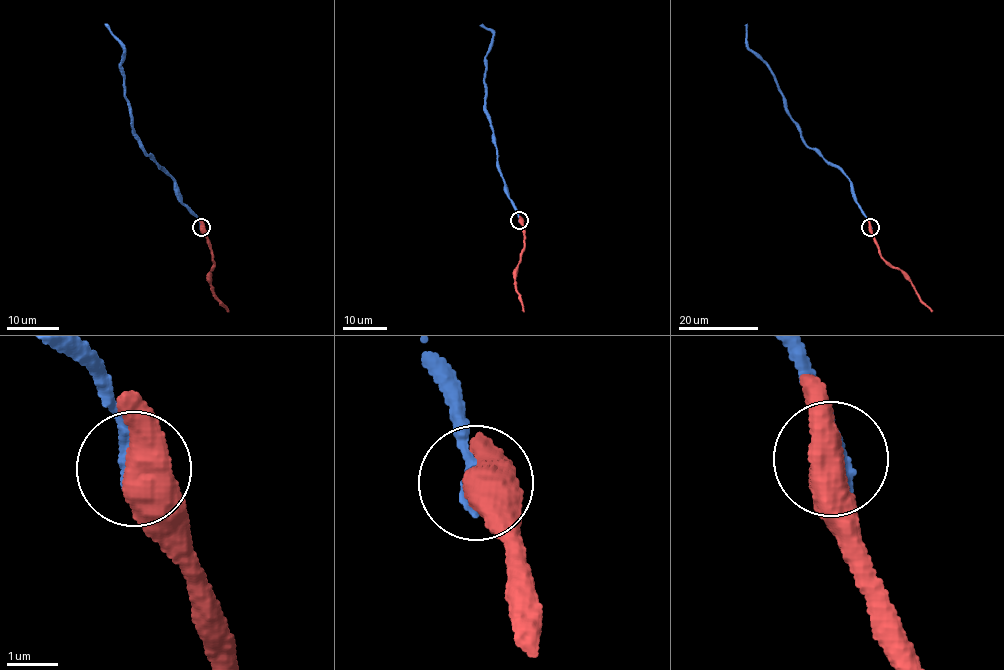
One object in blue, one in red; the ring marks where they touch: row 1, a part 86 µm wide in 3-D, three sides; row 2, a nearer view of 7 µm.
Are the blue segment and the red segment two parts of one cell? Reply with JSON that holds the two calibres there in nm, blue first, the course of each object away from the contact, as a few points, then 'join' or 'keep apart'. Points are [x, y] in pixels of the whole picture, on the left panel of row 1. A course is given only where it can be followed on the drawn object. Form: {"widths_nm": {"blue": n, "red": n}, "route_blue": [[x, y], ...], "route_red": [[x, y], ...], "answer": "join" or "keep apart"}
{"widths_nm": {"blue": 260, "red": 550}, "route_blue": [[200, 227], [198, 216], [182, 202], [176, 182], [141, 146], [126, 95], [120, 61], [123, 47], [105, 24]], "route_red": [[201, 227], [214, 266], [210, 272], [212, 293], [228, 311]], "answer": "join"}

